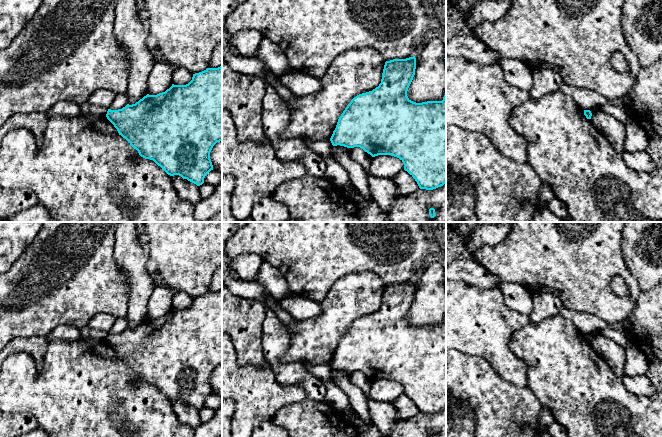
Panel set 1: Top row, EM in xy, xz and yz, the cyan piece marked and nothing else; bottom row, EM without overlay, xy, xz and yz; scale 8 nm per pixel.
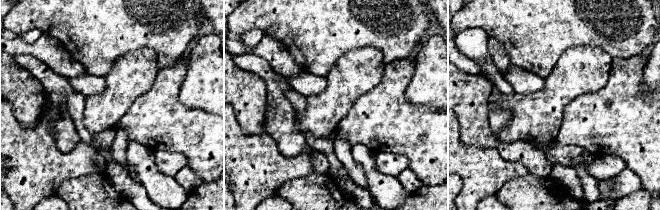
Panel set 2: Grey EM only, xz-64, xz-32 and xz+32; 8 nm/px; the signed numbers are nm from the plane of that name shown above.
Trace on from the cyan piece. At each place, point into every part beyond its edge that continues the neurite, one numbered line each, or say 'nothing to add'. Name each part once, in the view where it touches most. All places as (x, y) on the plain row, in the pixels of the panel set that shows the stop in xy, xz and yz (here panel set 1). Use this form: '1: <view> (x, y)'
nothing to add

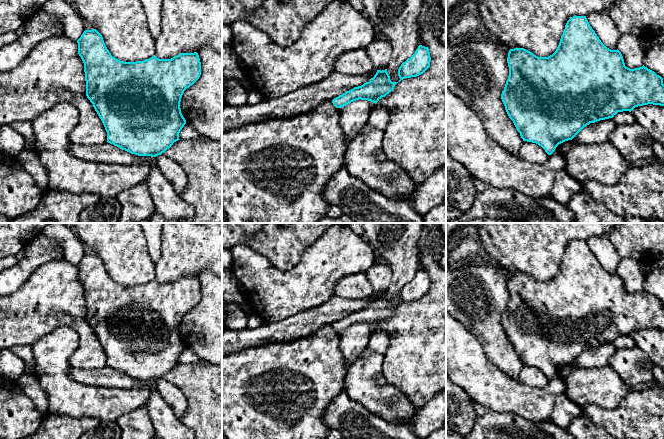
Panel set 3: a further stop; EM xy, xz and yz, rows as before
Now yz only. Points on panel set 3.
1: yz (531, 376)

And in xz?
1: xz (305, 323)

